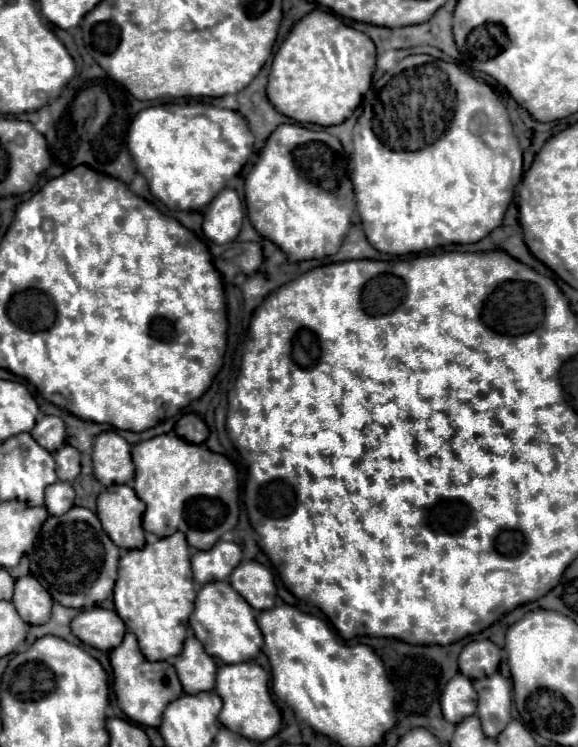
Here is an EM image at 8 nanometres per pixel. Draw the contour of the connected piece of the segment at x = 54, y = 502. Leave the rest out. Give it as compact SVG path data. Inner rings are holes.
M55 482L45 488L45 508L51 516L63 516L69 508L73 508L75 490L69 482Z

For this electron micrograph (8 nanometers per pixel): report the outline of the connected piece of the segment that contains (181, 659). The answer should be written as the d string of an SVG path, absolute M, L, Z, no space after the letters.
M189 636L183 644L183 652L175 658L177 676L185 694L197 694L213 690L215 684L215 660L201 648L195 636Z

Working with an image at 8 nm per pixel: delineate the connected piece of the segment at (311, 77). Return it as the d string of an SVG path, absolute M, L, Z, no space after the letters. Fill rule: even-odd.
M313 10L289 32L274 55L267 96L277 112L301 122L333 126L345 122L371 86L375 70L375 44L329 12ZM329 20L333 20L329 24Z

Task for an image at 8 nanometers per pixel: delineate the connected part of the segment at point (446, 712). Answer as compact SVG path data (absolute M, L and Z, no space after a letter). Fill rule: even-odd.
M457 674L447 686L441 696L441 710L445 720L457 724L465 716L475 714L477 708L477 692L471 680L463 674Z

